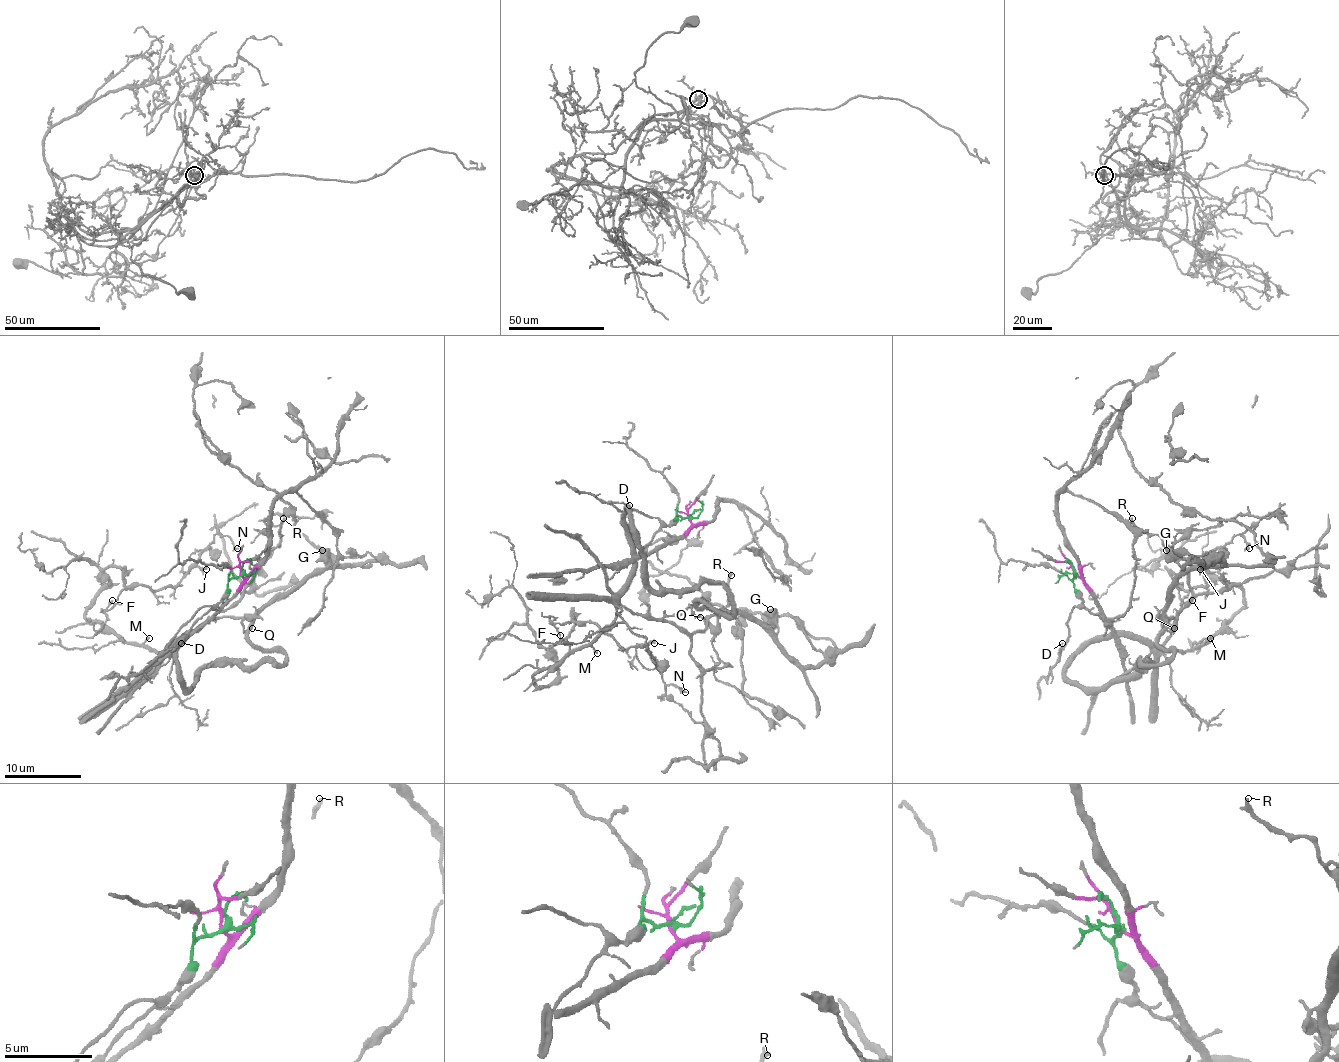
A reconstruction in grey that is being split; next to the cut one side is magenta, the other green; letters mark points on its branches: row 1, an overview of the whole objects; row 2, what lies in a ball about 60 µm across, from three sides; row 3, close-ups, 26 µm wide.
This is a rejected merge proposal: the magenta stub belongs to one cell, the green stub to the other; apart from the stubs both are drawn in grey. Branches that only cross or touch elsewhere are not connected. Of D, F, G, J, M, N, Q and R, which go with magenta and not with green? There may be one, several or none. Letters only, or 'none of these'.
none of these

